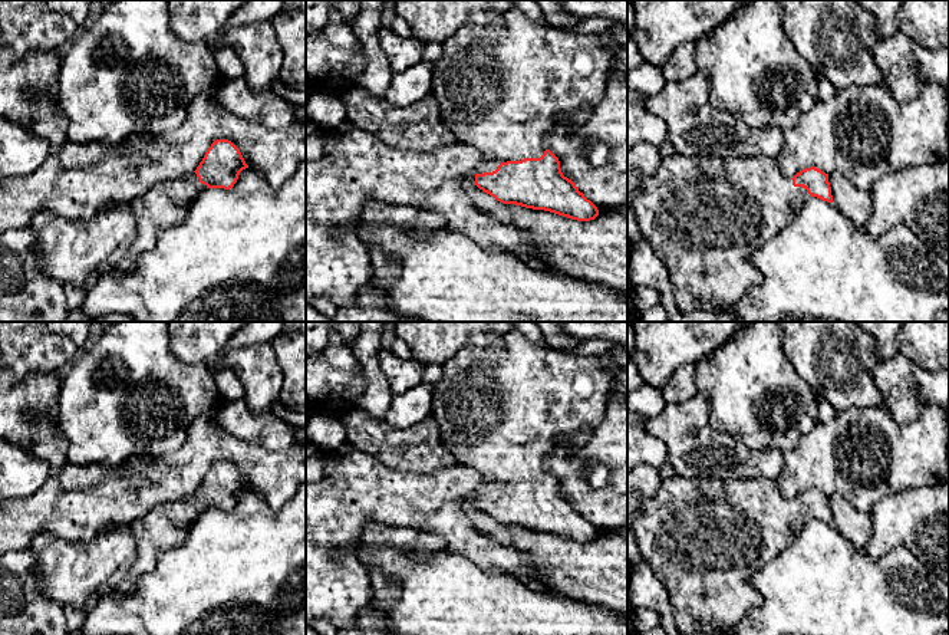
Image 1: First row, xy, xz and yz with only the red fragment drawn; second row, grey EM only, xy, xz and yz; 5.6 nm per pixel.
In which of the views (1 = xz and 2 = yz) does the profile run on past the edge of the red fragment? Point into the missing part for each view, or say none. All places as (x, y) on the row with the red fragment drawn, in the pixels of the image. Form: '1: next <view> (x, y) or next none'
1: next xz (501, 88)
2: next yz (704, 219)

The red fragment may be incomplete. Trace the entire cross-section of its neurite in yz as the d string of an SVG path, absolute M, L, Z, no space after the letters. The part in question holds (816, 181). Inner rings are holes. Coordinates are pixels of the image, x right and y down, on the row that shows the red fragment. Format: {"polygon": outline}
{"polygon": "M675 154L662 158L656 172L646 178L635 194L627 195L627 210L635 215L642 237L668 269L673 297L681 312L731 310L745 292L762 279L751 263L751 256L778 234L810 197L833 203L828 174L815 167L801 170L793 178L787 178L777 161L764 155L701 159Z"}

